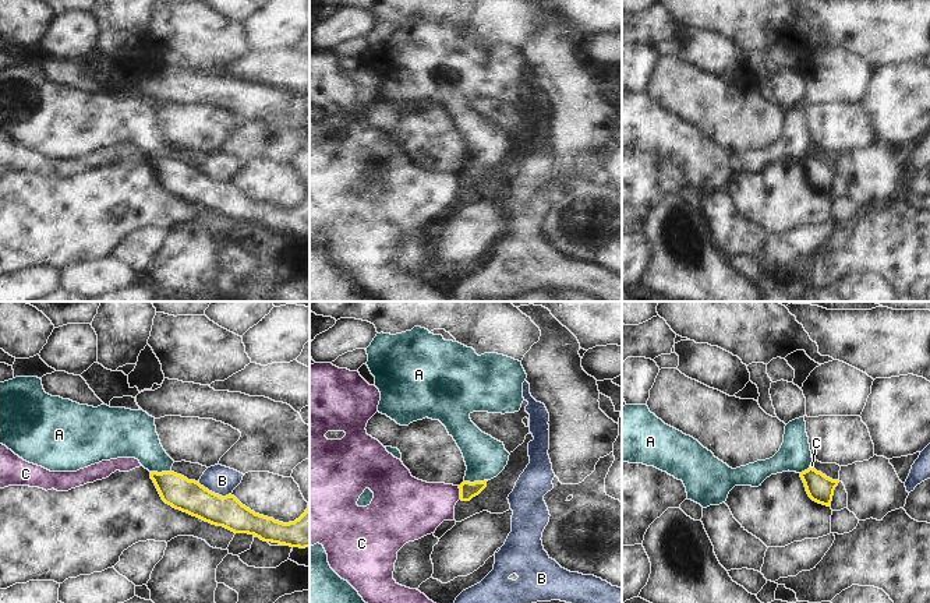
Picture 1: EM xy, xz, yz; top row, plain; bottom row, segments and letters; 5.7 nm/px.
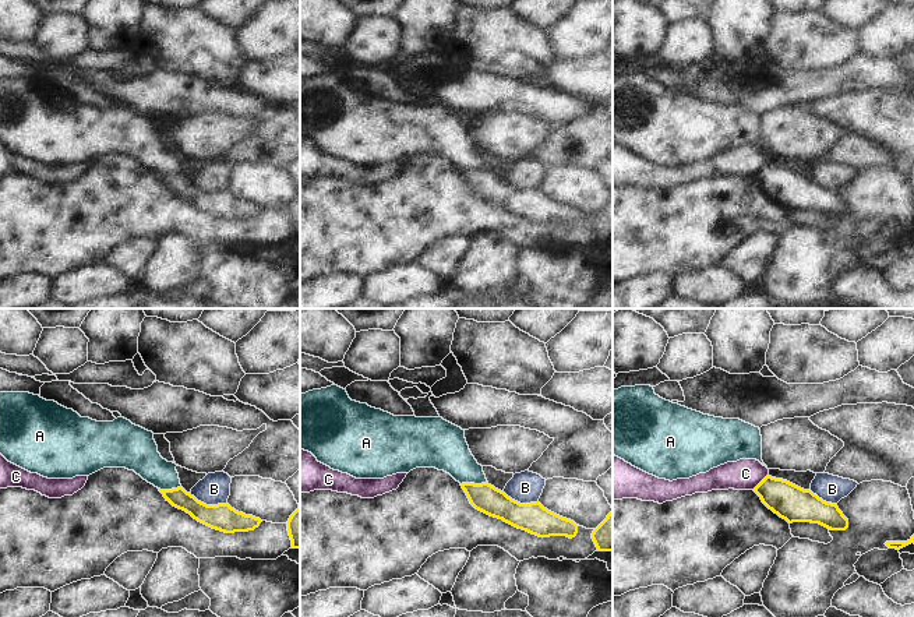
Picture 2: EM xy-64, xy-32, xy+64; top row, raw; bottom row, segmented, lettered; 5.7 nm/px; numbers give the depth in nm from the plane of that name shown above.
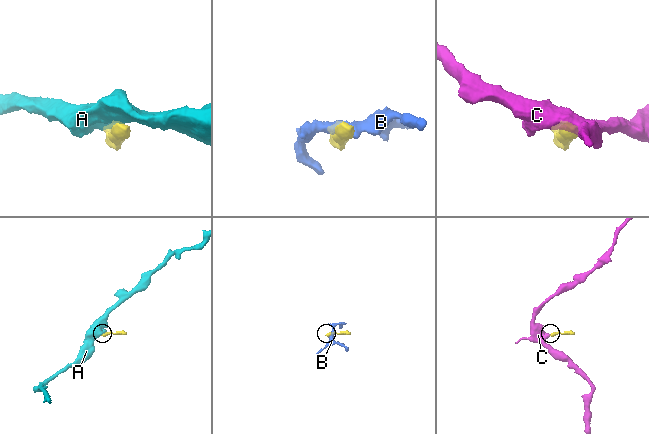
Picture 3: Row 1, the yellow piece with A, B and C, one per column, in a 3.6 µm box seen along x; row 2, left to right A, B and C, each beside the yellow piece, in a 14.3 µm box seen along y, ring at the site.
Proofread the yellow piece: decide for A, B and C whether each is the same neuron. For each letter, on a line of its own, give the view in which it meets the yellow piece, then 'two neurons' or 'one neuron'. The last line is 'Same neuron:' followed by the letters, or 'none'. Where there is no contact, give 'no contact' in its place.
A: contact in xz; two neurons
B: contact in xy; two neurons
C: contact in xz; two neurons
Same neuron: none

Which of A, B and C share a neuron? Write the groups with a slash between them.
A / B / C

